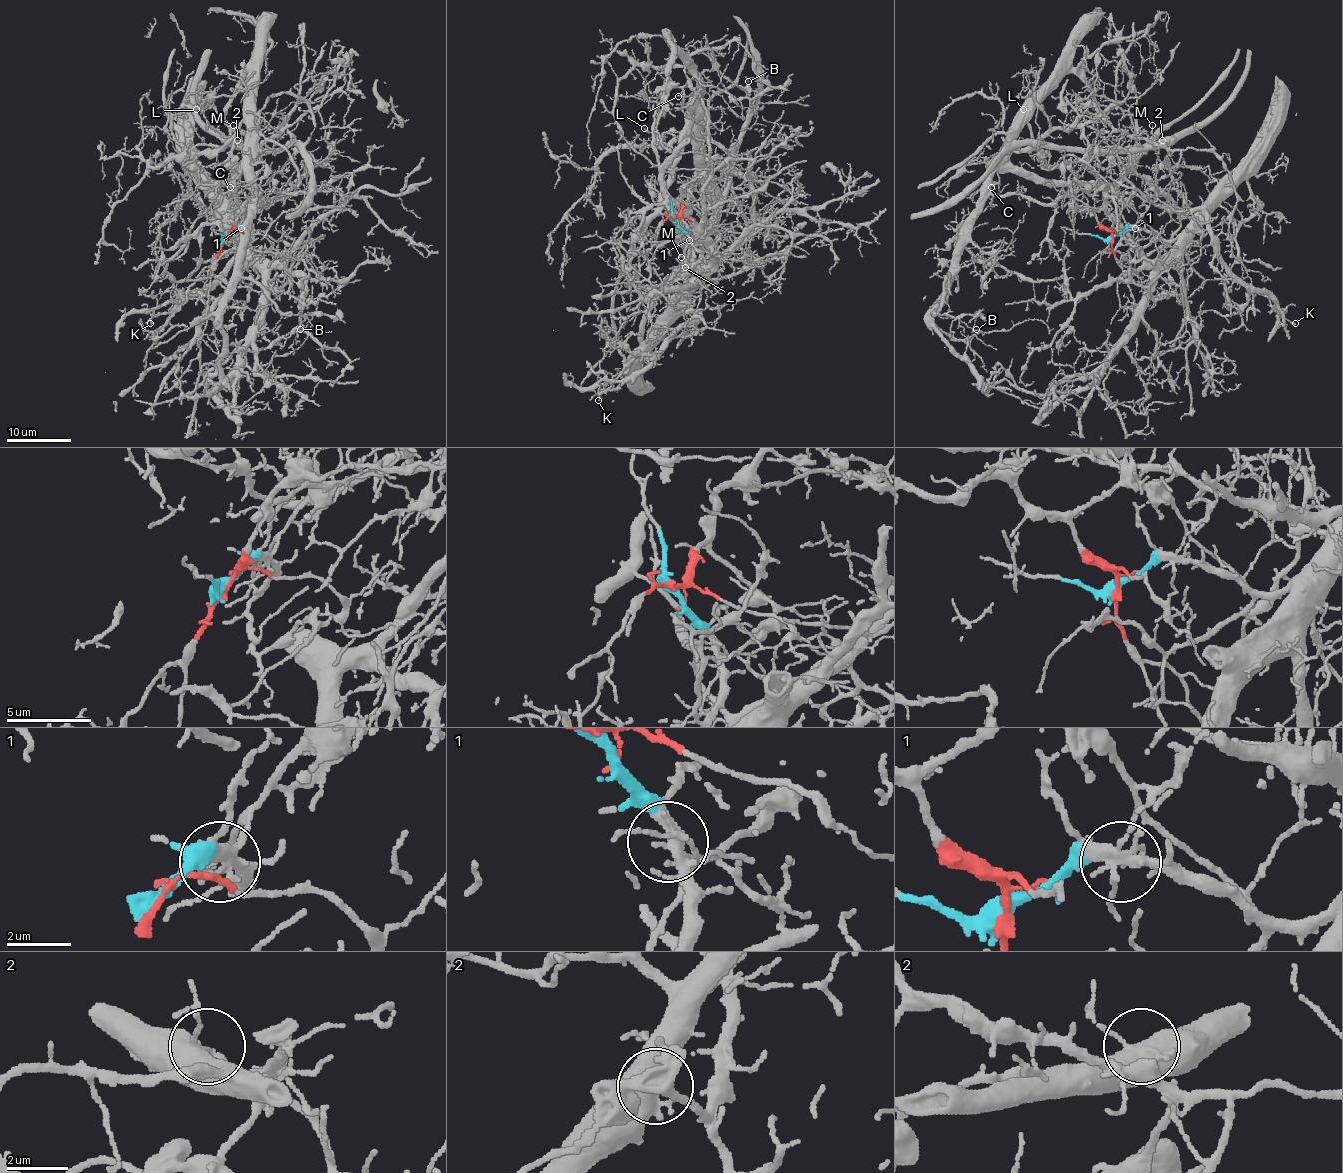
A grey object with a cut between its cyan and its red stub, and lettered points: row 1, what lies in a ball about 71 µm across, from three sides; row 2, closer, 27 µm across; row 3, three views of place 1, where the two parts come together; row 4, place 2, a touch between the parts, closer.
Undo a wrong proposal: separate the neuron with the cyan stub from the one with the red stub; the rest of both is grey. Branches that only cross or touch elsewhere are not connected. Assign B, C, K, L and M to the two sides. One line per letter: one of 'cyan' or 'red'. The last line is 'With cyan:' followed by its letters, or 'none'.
B: red
C: red
K: cyan
L: red
M: red
With cyan: K

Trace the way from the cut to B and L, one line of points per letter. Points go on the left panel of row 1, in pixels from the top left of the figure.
B: (225, 238), (260, 194), (252, 194), (241, 266), (281, 311), (312, 316), (301, 329)
L: (225, 238), (241, 207), (252, 197), (260, 204), (260, 194), (251, 191), (251, 95), (207, 98), (196, 109)

